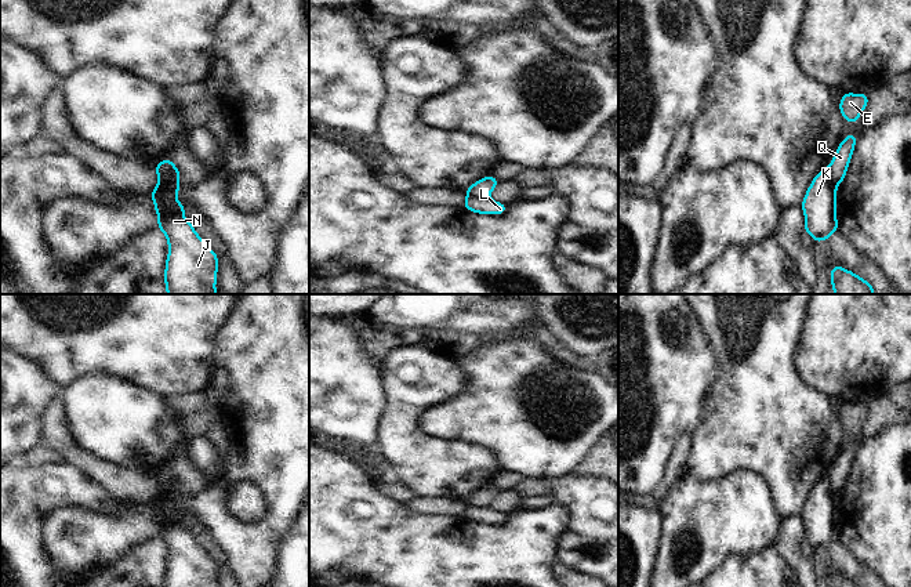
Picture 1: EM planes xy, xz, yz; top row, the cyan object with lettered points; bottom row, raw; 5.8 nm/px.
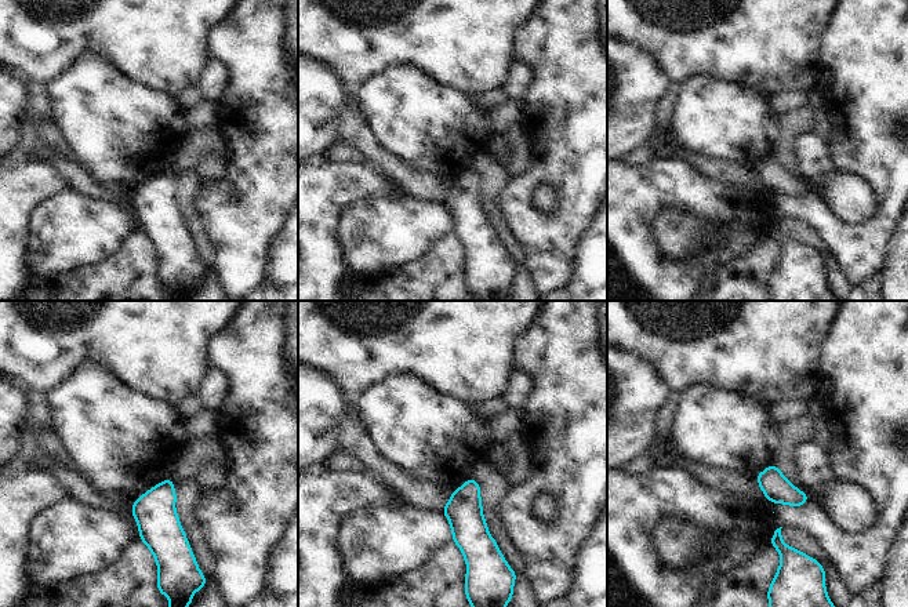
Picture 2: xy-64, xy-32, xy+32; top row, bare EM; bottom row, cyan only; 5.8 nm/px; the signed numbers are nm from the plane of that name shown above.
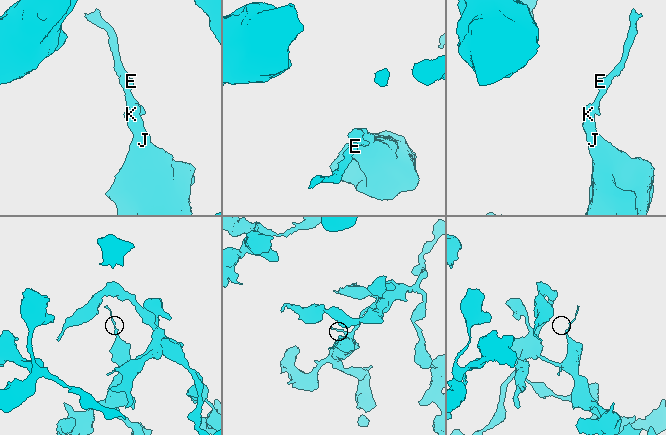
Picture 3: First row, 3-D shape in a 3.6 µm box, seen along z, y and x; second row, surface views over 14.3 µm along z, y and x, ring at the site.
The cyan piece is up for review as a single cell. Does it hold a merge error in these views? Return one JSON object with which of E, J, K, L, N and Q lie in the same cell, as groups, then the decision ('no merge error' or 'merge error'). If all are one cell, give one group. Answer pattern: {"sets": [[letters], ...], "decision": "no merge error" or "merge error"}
{"sets": [["E", "L", "Q"], ["J", "K", "N"]], "decision": "merge error"}

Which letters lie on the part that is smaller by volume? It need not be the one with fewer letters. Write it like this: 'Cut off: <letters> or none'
Cut off: E, L, Q

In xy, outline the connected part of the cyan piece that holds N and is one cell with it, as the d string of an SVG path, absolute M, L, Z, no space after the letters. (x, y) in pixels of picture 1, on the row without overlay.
M167 483L157 489L159 493L149 506L159 525L156 536L168 551L164 587L217 587L218 565L184 526L185 517L175 506L181 499L179 489Z

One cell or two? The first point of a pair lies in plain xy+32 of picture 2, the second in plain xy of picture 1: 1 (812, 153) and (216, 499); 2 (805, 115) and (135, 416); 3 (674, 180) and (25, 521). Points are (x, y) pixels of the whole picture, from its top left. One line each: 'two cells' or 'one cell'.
1: two cells
2: two cells
3: one cell

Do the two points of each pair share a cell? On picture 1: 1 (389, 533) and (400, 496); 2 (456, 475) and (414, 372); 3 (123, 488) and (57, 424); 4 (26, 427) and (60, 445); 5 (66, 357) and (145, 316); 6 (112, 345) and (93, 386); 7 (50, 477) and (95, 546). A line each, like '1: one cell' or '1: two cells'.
1: two cells
2: one cell
3: one cell
4: two cells
5: one cell
6: two cells
7: two cells

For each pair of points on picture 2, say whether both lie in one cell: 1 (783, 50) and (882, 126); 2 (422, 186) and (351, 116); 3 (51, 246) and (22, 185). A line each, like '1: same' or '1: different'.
1: different
2: same
3: different

